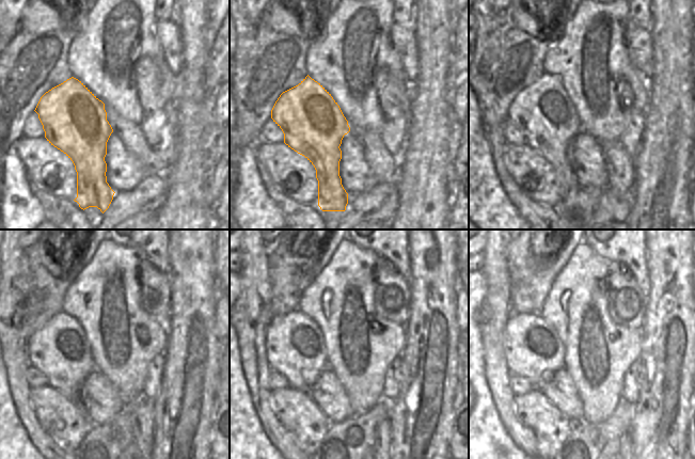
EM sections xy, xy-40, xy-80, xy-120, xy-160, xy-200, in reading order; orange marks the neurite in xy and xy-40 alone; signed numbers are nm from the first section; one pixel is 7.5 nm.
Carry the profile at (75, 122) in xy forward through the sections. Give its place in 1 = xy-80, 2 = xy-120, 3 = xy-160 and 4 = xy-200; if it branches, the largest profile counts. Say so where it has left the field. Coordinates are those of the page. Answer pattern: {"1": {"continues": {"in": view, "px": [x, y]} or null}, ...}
{"1": {"continues": {"in": "xy-80", "px": [542, 111]}}, "2": {"continues": {"in": "xy-120", "px": [60, 349]}}, "3": {"continues": {"in": "xy-160", "px": [295, 347]}}, "4": {"continues": {"in": "xy-200", "px": [533, 349]}}}

